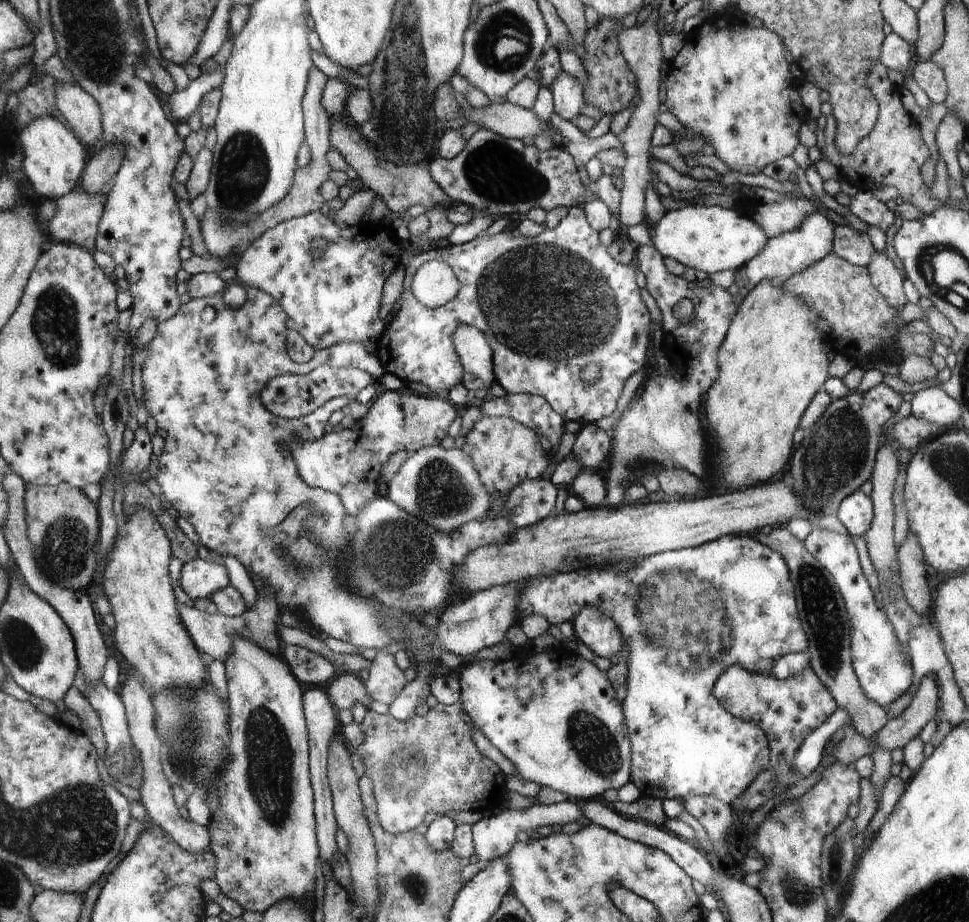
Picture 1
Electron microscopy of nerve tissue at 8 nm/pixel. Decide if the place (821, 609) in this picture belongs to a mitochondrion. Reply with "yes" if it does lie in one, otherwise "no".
yes

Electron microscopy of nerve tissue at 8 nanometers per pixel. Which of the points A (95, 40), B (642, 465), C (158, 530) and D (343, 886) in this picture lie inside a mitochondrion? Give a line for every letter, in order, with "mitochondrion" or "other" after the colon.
A: mitochondrion
B: other
C: other
D: other

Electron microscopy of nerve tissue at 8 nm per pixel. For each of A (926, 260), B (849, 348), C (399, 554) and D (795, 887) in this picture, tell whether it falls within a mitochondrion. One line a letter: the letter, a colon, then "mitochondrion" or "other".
A: mitochondrion
B: other
C: mitochondrion
D: mitochondrion

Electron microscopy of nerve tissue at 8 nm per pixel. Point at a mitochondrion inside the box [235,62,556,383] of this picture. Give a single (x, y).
(496, 171)

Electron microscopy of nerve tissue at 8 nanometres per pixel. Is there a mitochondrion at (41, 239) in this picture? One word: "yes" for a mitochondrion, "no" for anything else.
no

